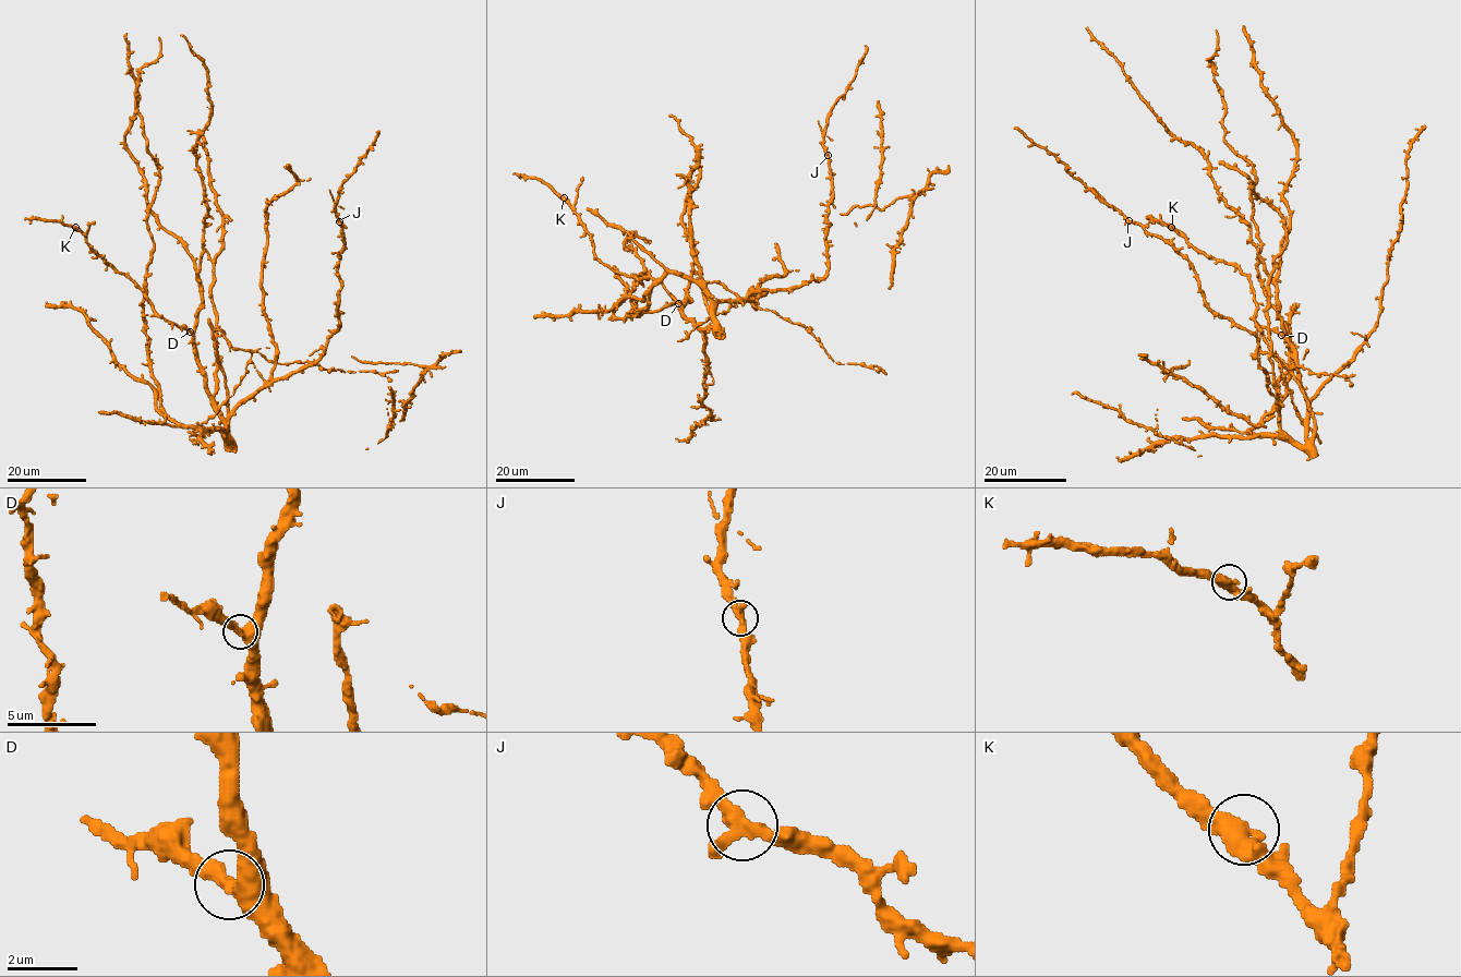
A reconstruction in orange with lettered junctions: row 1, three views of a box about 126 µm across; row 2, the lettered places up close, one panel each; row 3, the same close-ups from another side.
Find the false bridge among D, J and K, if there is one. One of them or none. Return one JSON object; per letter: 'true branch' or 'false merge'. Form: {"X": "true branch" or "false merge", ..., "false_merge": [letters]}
{"D": "true branch", "J": "true branch", "K": "true branch", "false_merge": []}

